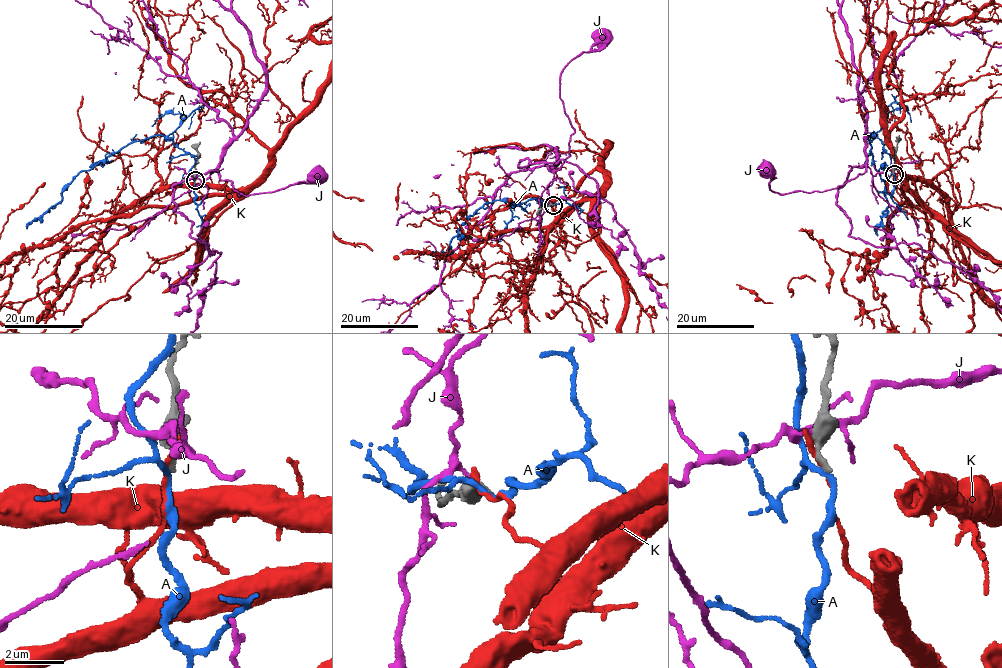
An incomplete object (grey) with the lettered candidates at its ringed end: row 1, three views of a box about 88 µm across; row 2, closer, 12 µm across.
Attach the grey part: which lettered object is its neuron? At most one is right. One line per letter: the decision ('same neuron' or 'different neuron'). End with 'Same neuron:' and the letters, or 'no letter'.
A: different neuron
J: different neuron
K: different neuron
Same neuron: no letter

